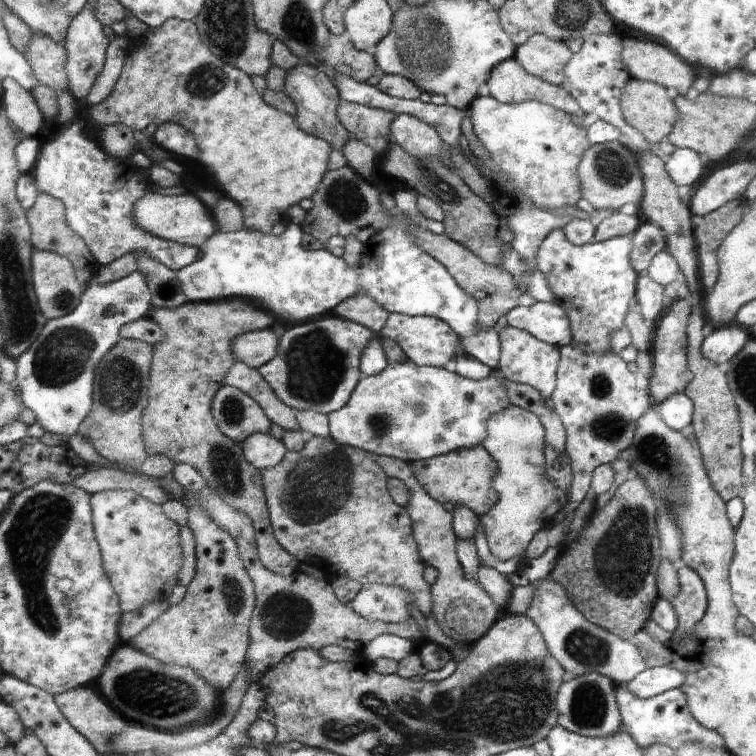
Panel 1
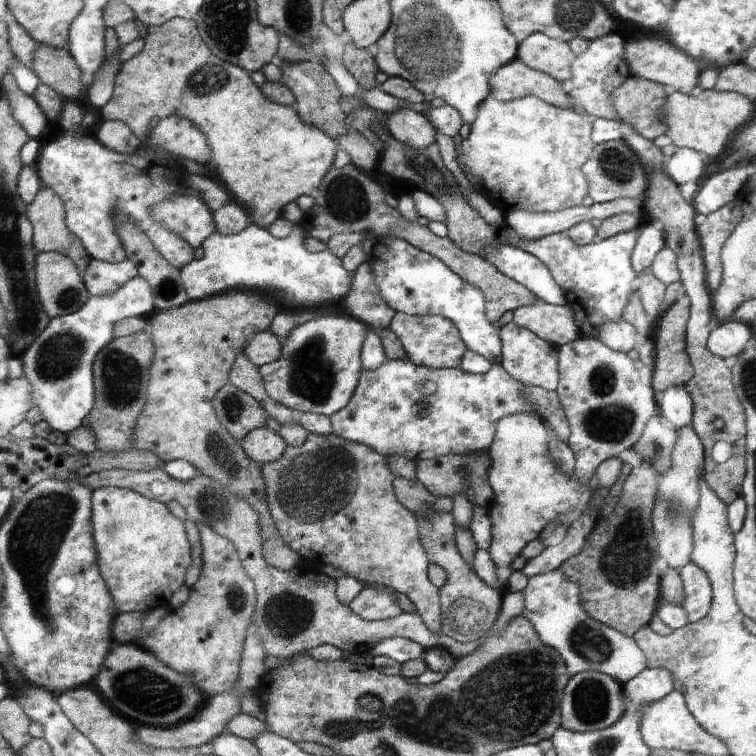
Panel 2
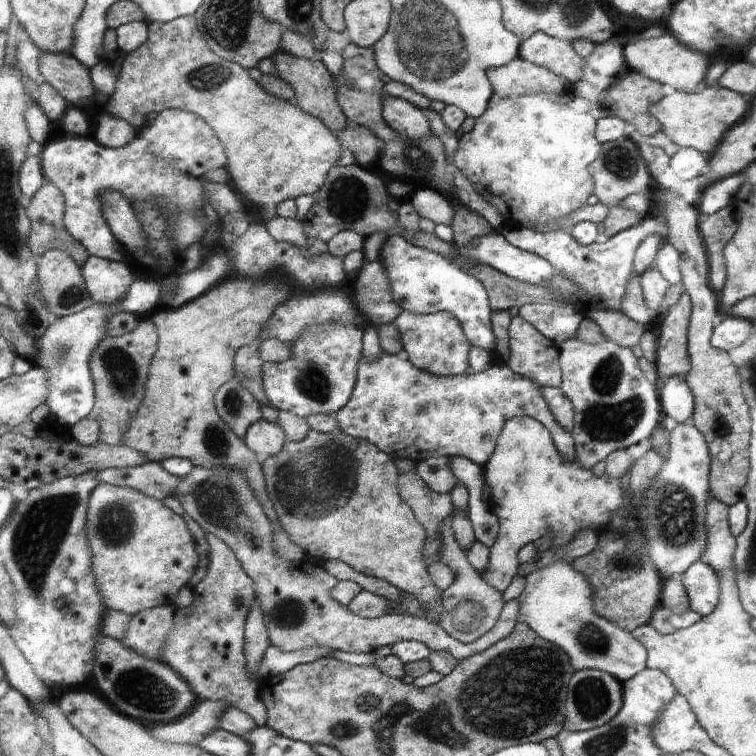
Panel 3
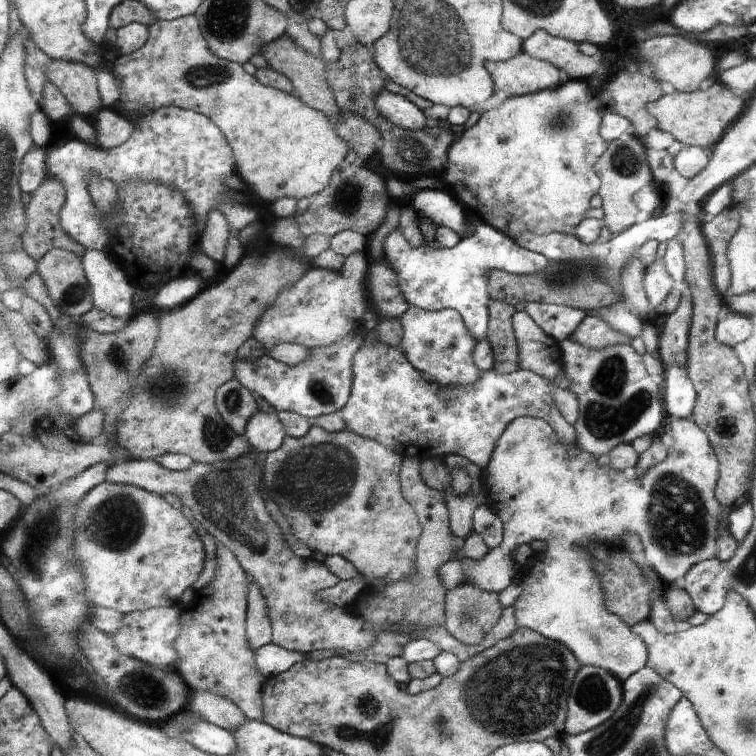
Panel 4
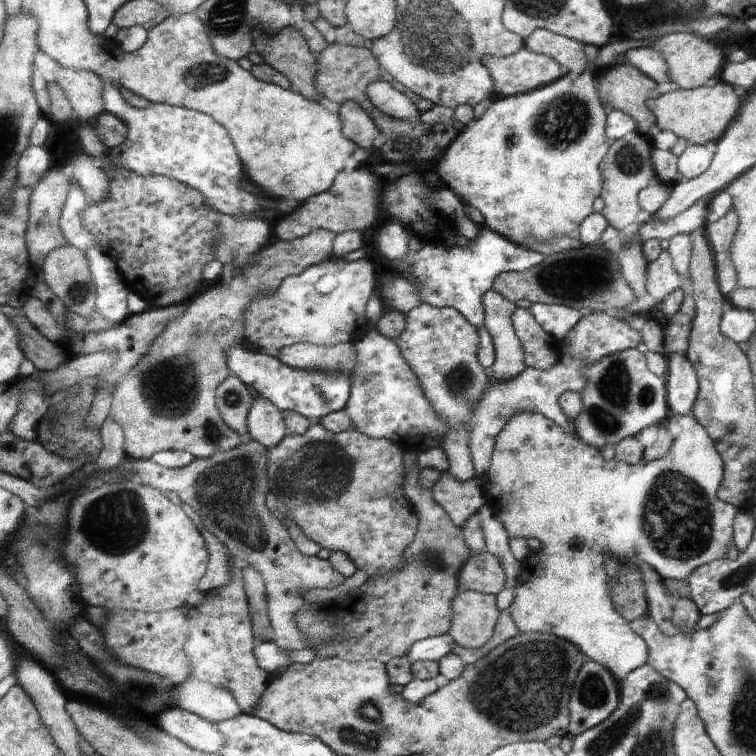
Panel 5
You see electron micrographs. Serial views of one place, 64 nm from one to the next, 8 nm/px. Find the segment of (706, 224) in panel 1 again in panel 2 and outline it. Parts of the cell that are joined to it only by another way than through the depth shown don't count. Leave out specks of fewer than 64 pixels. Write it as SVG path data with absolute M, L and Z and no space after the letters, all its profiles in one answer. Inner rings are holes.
M741 197L736 198L716 212L704 216L698 225L705 252L707 283L714 292L722 282L721 248L742 218L744 210L741 204Z

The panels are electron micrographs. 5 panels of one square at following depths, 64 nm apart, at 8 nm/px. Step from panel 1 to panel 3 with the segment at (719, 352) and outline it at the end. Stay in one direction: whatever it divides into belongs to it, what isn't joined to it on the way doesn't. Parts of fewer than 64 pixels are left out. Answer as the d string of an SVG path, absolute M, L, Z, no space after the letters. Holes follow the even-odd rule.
M723 316L714 331L713 344L726 352L740 346L752 332L751 321L740 317Z

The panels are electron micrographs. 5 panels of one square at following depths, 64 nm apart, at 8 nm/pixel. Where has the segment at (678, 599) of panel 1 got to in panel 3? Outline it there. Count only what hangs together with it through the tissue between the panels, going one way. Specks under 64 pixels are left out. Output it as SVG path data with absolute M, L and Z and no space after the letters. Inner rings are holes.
M698 561L684 572L680 577L683 583L686 594L689 596L691 610L698 612L703 617L709 615L721 599L721 576L715 568L712 568L706 561Z

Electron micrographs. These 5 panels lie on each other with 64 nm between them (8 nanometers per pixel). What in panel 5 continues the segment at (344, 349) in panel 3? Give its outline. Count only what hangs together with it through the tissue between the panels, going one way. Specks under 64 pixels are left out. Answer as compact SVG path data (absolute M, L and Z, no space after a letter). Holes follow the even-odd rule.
M242 343L233 344L229 348L228 365L230 372L244 384L252 386L258 395L271 400L278 408L296 411L310 421L324 419L326 415L341 411L347 406L352 394L348 375L295 369Z

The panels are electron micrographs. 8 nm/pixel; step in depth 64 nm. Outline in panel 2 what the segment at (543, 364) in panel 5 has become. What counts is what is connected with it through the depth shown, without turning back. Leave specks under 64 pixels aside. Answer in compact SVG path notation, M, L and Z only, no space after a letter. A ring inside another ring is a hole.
M514 321L502 326L501 332L501 366L515 379L528 386L556 390L560 384L560 351L549 341L539 337L534 331L517 325Z

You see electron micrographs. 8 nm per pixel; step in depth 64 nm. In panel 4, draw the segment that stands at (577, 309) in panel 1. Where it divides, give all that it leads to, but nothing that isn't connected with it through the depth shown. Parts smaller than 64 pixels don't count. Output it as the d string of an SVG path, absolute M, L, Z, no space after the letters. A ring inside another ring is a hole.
M691 201L686 203L684 210L673 212L669 215L652 216L652 218L643 221L641 223L635 223L628 230L619 232L614 235L609 242L596 244L590 243L584 244L573 233L553 233L550 235L537 235L533 232L525 232L519 237L510 237L514 242L525 249L530 249L537 253L542 253L549 261L574 261L575 263L583 263L584 261L591 264L591 267L595 268L595 271L602 277L607 283L611 284L611 287L615 288L621 296L621 286L619 284L619 276L624 267L634 258L638 249L650 239L666 242L673 239L683 229L685 222L683 221L683 215L690 215L698 217L703 214L702 203Z

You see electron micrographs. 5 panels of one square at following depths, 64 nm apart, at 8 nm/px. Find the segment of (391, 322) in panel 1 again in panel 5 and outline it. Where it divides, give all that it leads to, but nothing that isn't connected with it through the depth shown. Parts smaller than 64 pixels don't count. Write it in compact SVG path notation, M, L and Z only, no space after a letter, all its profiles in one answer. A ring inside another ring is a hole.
M422 303L405 313L405 319L404 332L397 338L396 343L400 346L402 356L420 378L421 387L433 405L434 412L439 413L439 416L450 426L441 444L443 451L449 458L447 471L461 481L477 477L474 460L471 457L471 434L467 431L467 427L471 424L484 395L487 394L491 386L490 372L479 361L480 333L478 328L467 321L465 316L462 316L462 313L455 308L437 307L428 303Z

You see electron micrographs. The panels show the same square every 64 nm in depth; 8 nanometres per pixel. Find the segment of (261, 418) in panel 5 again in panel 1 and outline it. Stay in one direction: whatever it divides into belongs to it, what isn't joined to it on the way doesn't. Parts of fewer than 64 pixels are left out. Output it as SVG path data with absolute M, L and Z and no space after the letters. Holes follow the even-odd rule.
M254 433L243 440L241 447L245 456L258 470L267 469L280 463L288 454L286 445L270 433Z

